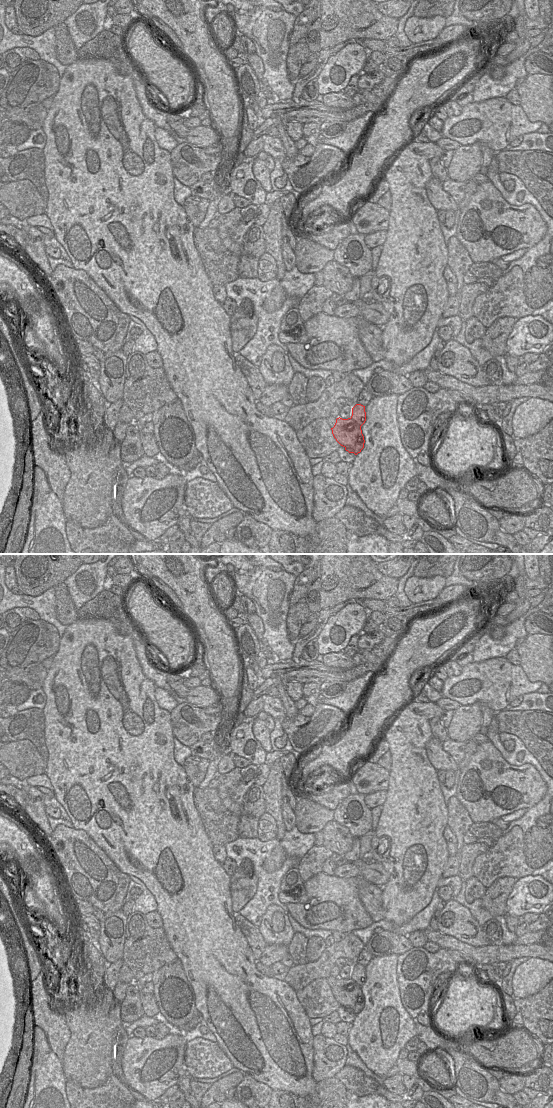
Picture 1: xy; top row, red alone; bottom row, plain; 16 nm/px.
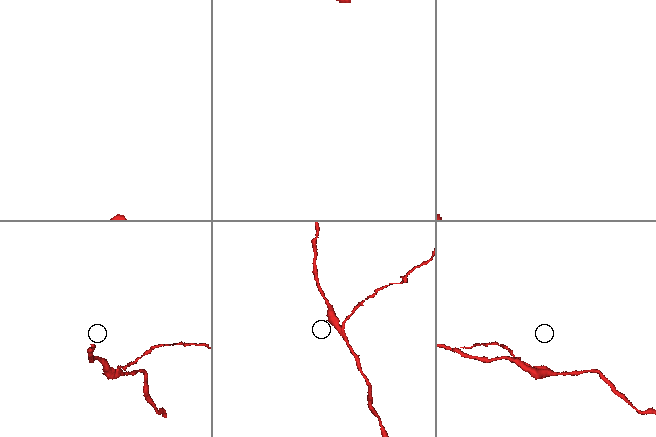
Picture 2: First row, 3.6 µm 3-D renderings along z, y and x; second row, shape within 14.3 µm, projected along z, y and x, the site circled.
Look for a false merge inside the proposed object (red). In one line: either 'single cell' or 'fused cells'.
fused cells

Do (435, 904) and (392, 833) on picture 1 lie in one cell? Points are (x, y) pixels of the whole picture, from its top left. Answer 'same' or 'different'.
different

